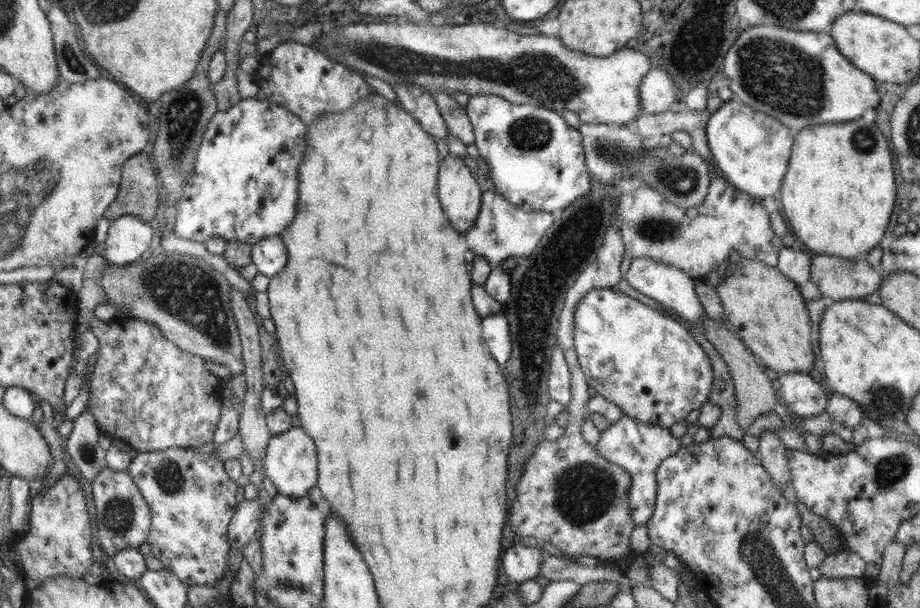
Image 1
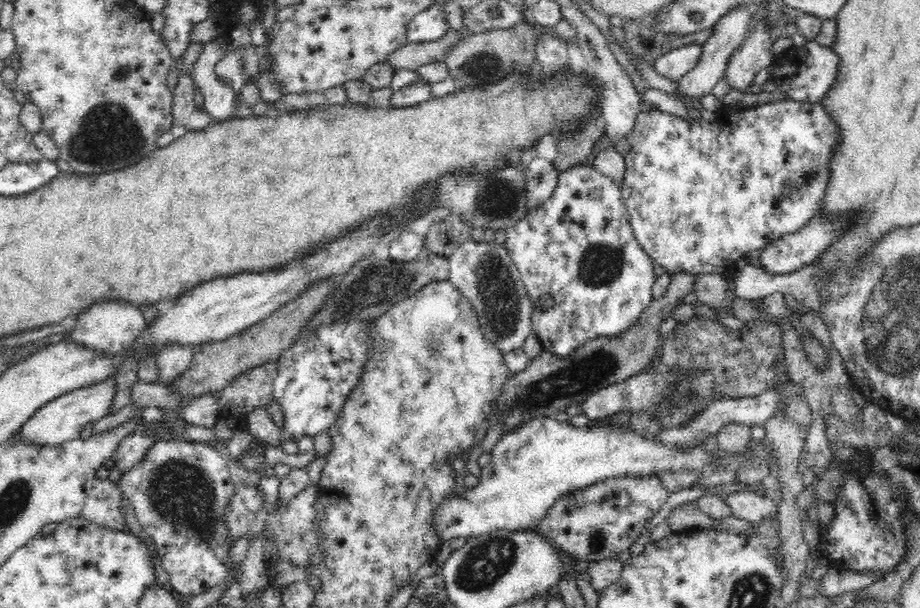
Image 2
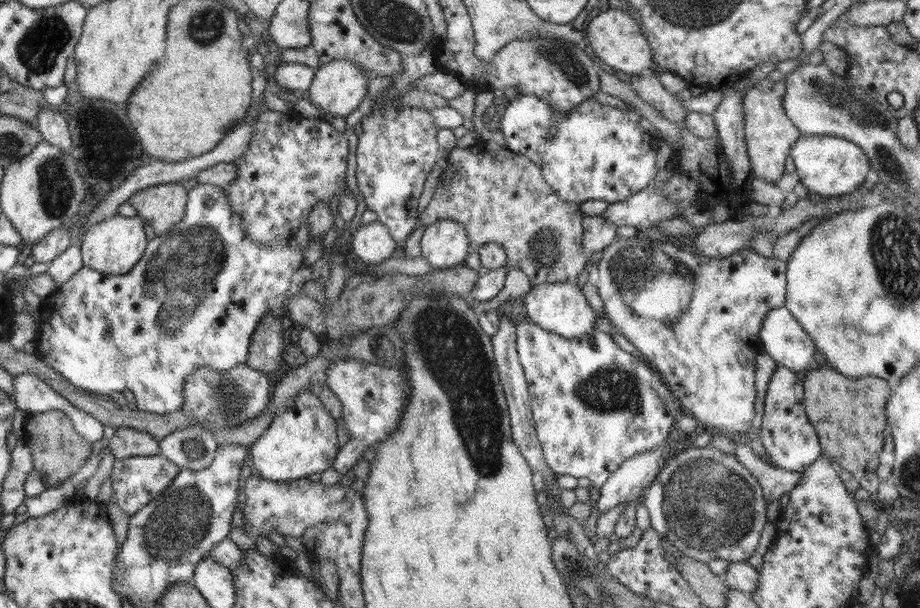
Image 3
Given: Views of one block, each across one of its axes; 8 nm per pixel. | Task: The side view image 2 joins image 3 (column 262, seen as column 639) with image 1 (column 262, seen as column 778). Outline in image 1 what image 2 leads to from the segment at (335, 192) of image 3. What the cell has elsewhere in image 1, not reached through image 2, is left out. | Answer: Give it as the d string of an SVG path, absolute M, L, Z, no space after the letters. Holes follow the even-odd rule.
M256 97L240 99L238 104L231 106L226 110L217 110L211 121L208 123L207 129L203 134L203 141L198 149L198 154L195 160L193 172L189 174L183 188L182 198L177 204L177 217L175 225L172 227L173 232L180 239L206 242L208 238L212 236L216 238L222 238L222 240L238 241L242 244L248 244L250 246L257 244L258 241L264 240L268 237L279 236L287 226L290 226L291 221L294 220L296 214L297 200L298 200L298 165L301 163L305 153L305 132L308 125L304 124L298 116L294 113L282 108L279 104L272 102L266 98L263 101L258 100Z

